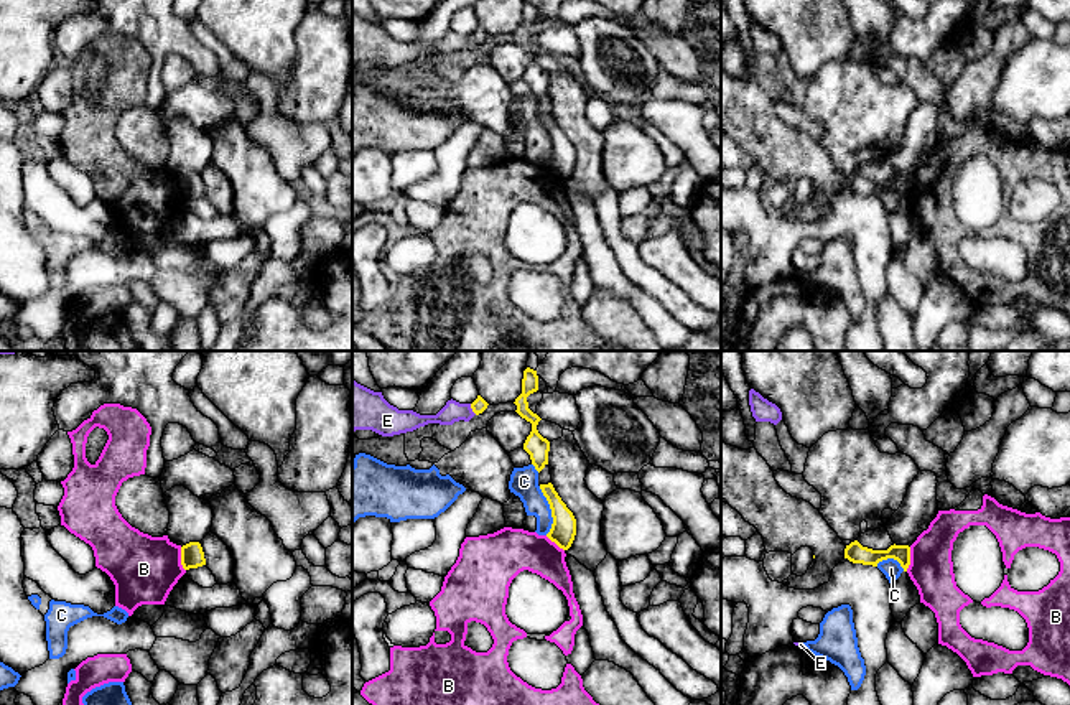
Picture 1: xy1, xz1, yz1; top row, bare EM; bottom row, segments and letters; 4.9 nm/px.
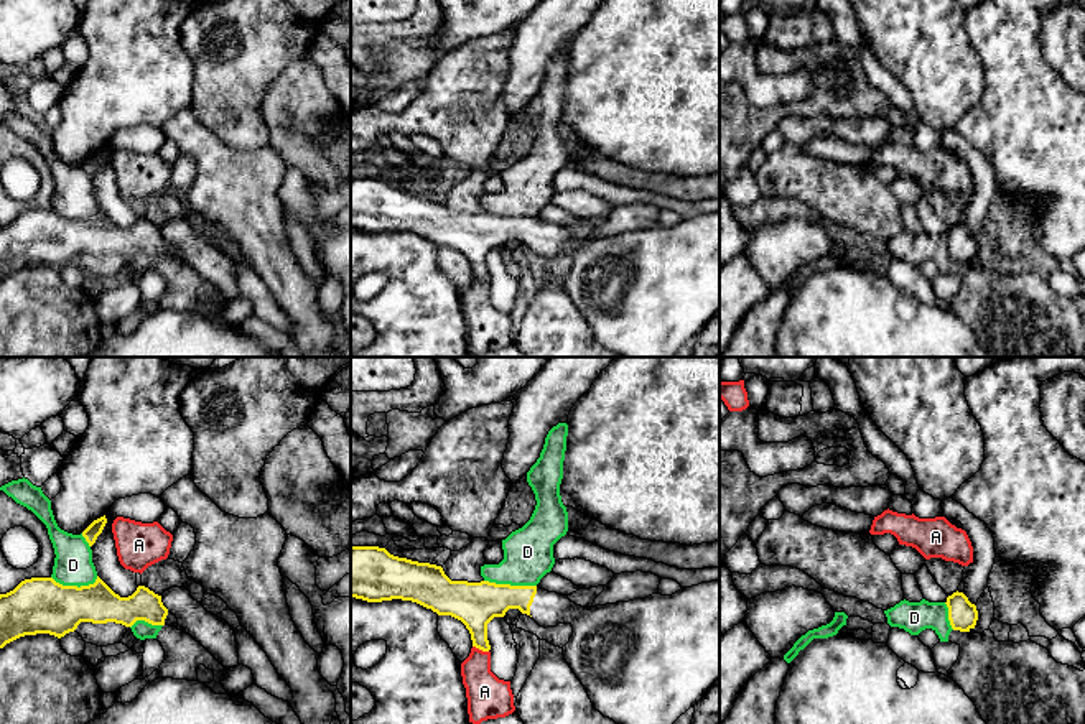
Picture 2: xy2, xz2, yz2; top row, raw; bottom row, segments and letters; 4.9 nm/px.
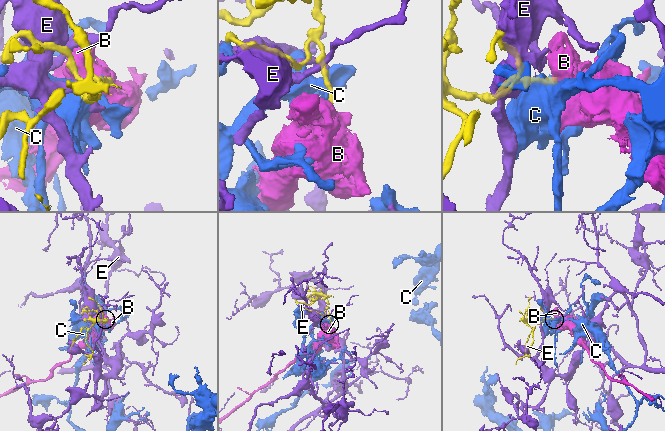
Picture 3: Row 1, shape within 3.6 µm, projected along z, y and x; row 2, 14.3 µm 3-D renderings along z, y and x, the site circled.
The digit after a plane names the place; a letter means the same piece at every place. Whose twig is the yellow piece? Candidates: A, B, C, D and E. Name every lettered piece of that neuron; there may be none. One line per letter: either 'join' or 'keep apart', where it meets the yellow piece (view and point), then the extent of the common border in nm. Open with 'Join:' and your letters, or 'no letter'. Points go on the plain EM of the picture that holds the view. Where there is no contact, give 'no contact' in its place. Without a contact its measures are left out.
Join: no letter
A: keep apart; meets yellow in xz2 at (481, 280); contact 90 nm long
B: keep apart; meets yellow in yz1 at (909, 190); contact 120 nm long
C: keep apart; meets yellow in xz1 at (552, 142); contact 240 nm long
D: keep apart; meets yellow in xz2 at (509, 216); contact 260 nm long
E: keep apart; meets yellow in xz1 at (471, 38); contact 70 nm long

